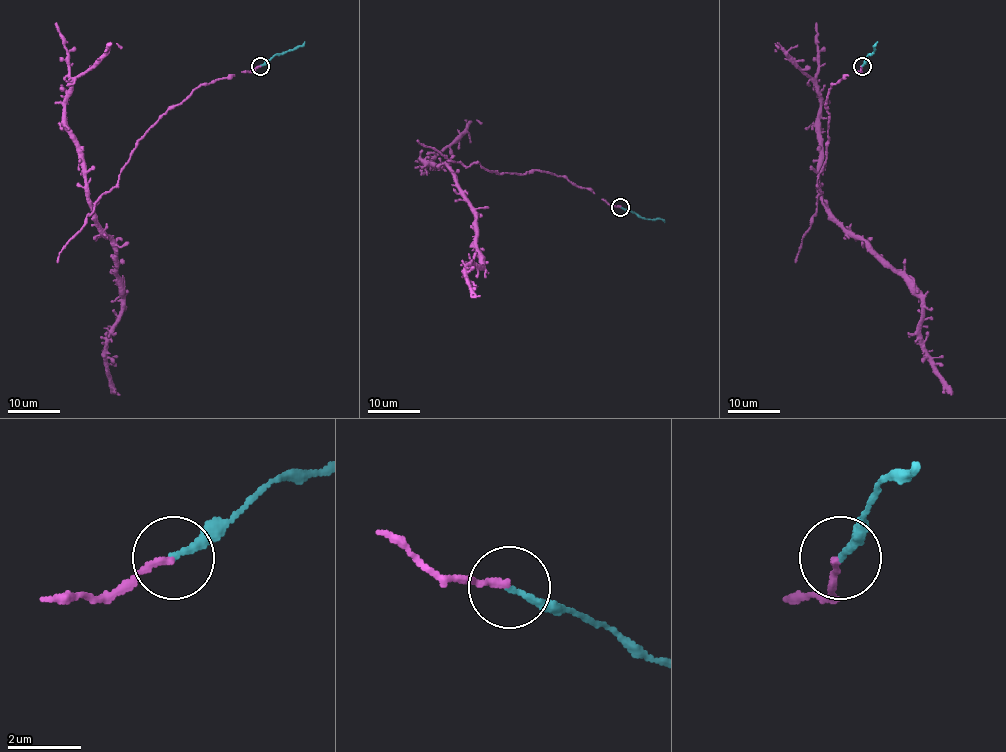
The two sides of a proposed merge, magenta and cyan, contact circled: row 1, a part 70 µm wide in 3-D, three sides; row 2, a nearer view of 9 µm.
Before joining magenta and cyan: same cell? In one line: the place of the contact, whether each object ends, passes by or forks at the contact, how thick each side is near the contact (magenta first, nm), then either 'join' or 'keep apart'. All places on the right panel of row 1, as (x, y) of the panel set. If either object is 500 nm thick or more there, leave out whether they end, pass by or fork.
place (862, 66); magenta ends; cyan ends; calibres 170 and 190 nm; join

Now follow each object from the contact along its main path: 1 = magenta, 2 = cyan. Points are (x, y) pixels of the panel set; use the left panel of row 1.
1: (261, 66), (199, 84), (172, 105), (118, 183), (90, 201), (114, 246), (122, 315), (106, 375), (119, 395)
2: (261, 66), (275, 54), (300, 46), (304, 41)

